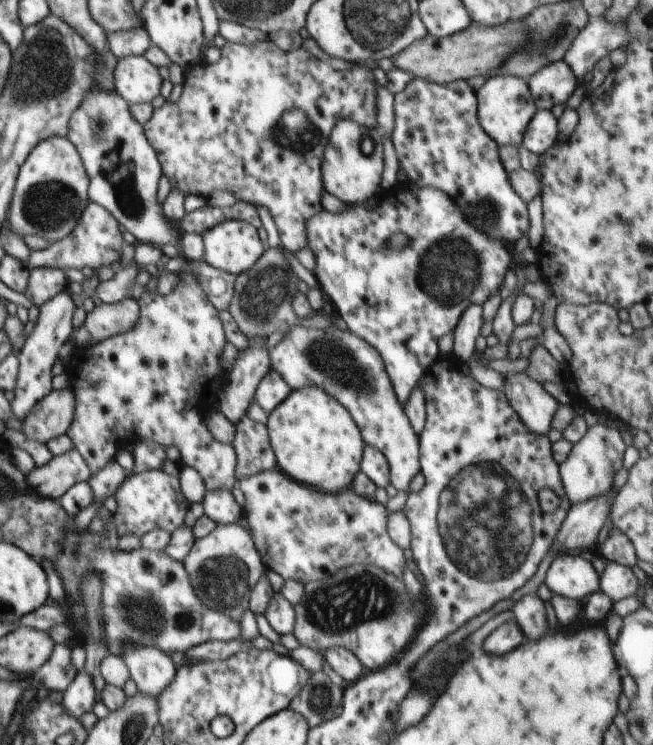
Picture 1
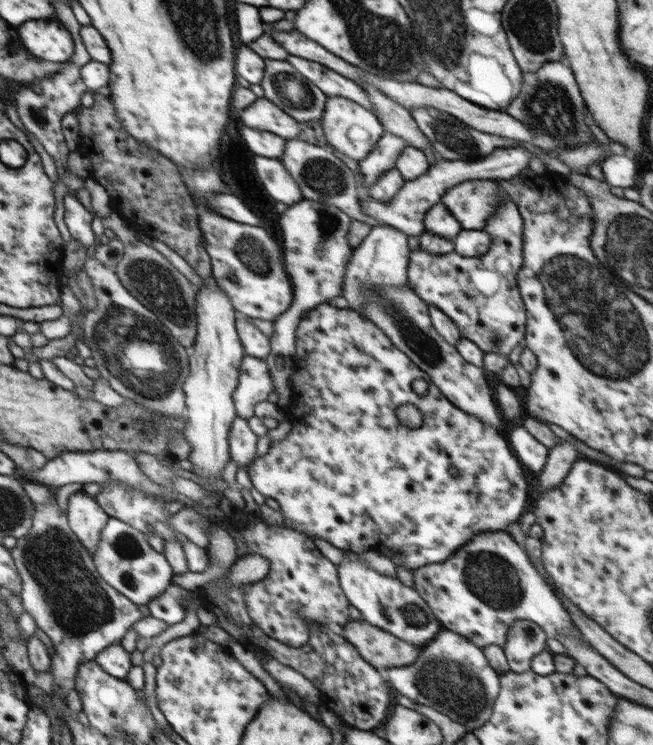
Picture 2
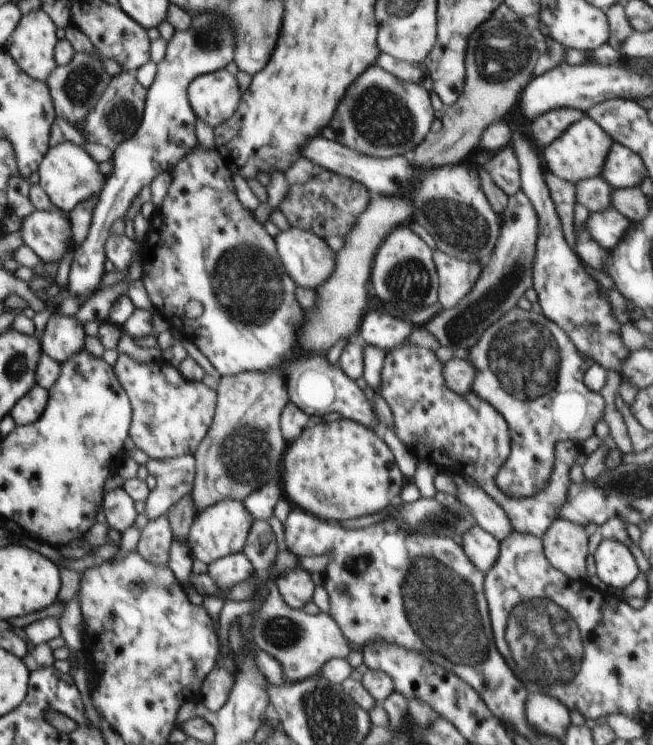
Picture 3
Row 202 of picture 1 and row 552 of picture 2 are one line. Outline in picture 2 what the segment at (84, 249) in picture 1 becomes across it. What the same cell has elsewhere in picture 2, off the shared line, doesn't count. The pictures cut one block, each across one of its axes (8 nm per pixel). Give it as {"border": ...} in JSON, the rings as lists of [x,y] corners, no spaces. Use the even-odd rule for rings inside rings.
{"border":[[[82,490],[69,496],[68,522],[80,543],[94,553],[107,526],[108,513]]]}

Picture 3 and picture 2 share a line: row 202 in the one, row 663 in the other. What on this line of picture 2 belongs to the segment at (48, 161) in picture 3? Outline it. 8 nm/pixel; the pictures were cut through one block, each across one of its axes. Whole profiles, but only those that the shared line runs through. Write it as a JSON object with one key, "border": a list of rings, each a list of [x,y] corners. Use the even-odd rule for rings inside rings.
{"border":[[[53,498],[51,502],[47,502],[47,504],[38,504],[38,509],[34,513],[32,519],[32,528],[28,531],[26,536],[18,539],[17,546],[14,548],[14,558],[15,565],[18,567],[18,571],[20,576],[22,576],[22,587],[23,590],[18,595],[21,597],[21,601],[23,604],[24,610],[28,611],[32,618],[37,622],[37,628],[43,630],[54,644],[54,648],[56,653],[51,656],[52,659],[52,668],[50,672],[54,675],[56,686],[58,686],[58,690],[62,690],[60,684],[57,682],[64,682],[64,680],[74,680],[78,677],[79,672],[79,664],[82,661],[94,661],[95,658],[102,652],[107,646],[110,644],[114,644],[116,640],[120,640],[126,632],[128,632],[128,628],[132,626],[135,622],[142,620],[144,615],[140,609],[138,609],[139,604],[132,602],[131,599],[127,597],[124,593],[121,593],[119,590],[116,590],[110,583],[107,583],[102,575],[97,570],[97,566],[95,565],[95,561],[92,558],[90,552],[88,552],[87,548],[80,543],[79,537],[75,534],[70,527],[70,523],[66,522],[66,513],[62,512],[60,508],[58,508],[56,499]]]}

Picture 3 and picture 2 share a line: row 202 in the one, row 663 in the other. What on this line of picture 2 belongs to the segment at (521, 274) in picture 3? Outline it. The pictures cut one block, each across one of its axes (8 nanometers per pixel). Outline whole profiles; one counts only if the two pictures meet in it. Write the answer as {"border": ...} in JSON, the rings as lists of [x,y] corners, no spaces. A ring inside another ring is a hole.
{"border":[[[515,620],[507,632],[503,651],[509,670],[517,673],[531,668],[531,658],[547,648],[547,636],[544,630],[531,620]]]}

